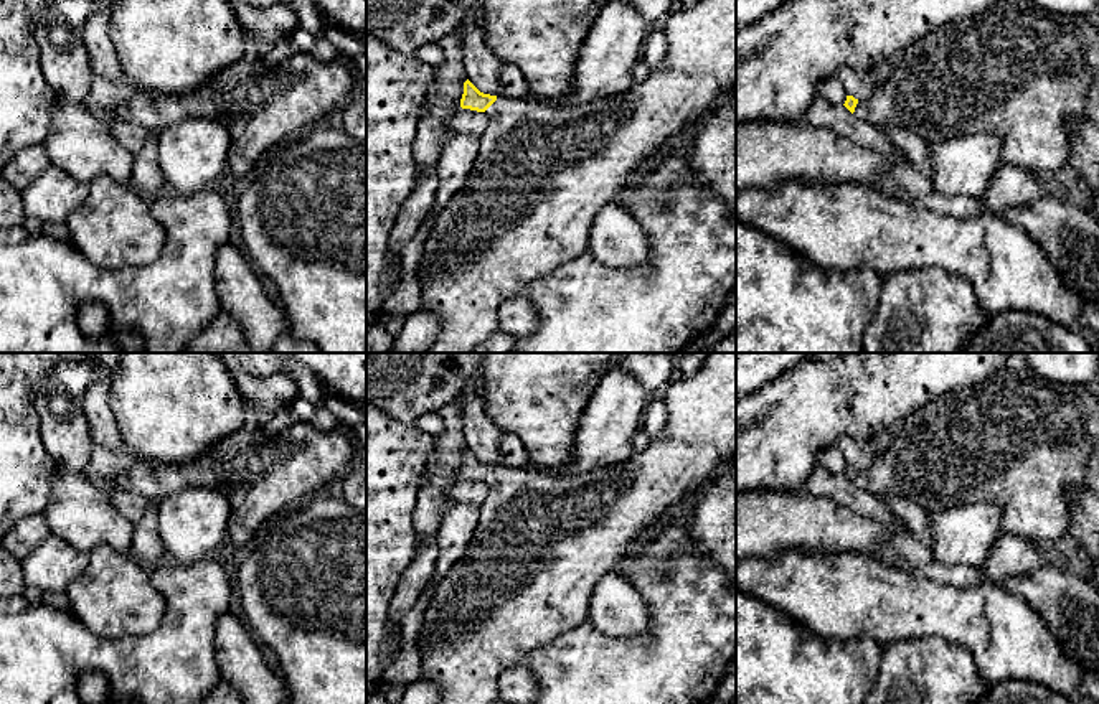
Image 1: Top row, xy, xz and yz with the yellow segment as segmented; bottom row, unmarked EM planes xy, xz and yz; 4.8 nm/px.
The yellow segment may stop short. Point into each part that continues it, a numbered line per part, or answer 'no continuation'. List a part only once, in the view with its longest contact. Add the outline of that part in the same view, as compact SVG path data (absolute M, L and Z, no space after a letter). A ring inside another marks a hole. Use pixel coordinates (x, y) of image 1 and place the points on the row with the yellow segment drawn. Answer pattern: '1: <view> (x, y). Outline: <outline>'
1: xz (543, 172). Outline: M700 0L693 7L683 7L667 15L665 28L667 56L658 69L652 69L645 81L634 84L629 91L596 99L586 104L558 107L553 102L540 102L533 99L508 99L498 96L485 110L488 127L479 137L479 155L475 165L467 176L464 186L450 198L444 211L436 218L431 234L424 244L422 259L417 272L422 274L421 282L421 310L429 310L439 320L439 331L432 345L424 353L470 353L477 345L498 331L500 307L523 295L525 289L536 279L548 275L559 264L573 260L587 251L591 239L591 226L597 211L609 203L619 203L630 178L640 171L640 165L660 153L660 147L673 135L680 135L683 129L706 112L713 110L716 101L736 84L736 0Z

